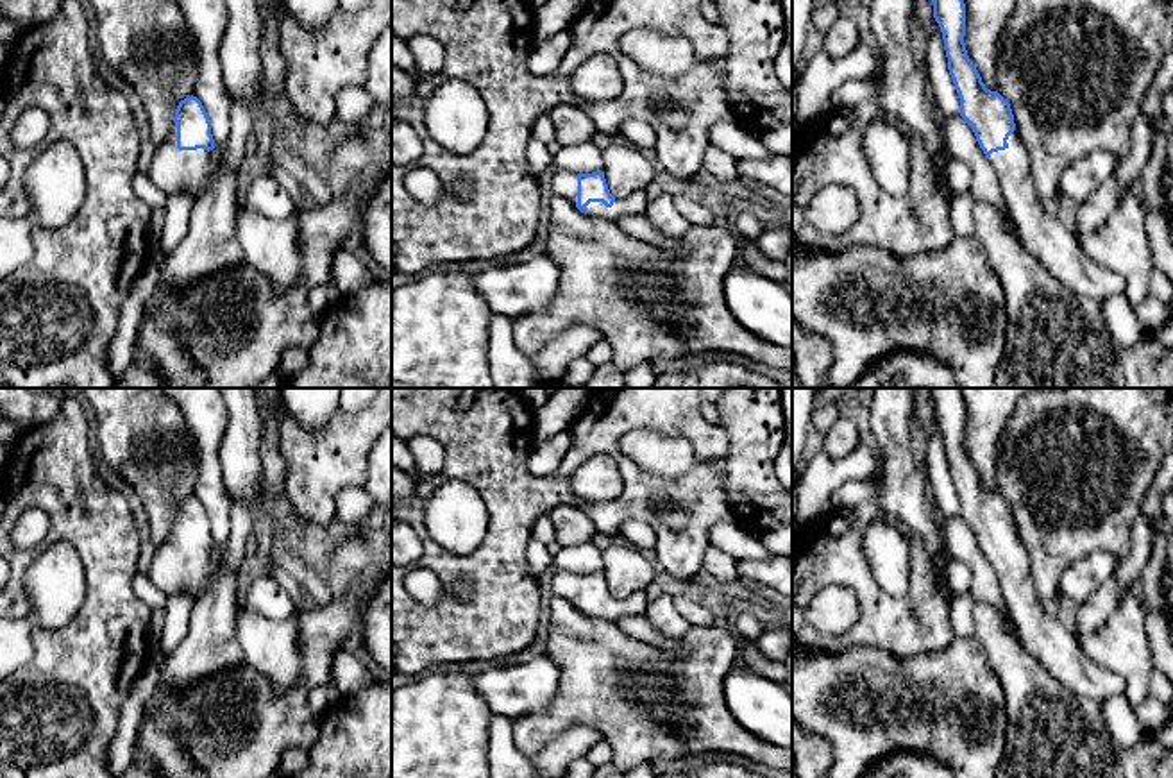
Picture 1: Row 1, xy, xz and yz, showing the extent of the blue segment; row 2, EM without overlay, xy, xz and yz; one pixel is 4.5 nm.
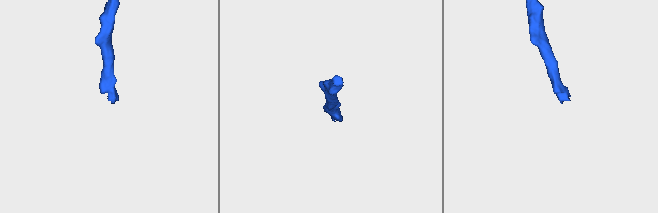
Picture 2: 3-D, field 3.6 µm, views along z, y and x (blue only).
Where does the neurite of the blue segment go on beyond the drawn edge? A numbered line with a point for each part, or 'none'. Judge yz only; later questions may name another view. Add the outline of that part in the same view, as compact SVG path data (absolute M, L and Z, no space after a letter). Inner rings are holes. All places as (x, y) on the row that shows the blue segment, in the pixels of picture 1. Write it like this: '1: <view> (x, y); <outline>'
1: yz (1059, 251); M1014 131L1005 150L992 152L989 161L1016 231L1042 266L1080 299L1101 304L1107 297L1123 293L1123 281L1109 268L1098 266L1057 218L1039 202L1034 188L1026 150Z

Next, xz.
1: xz (637, 202); M644 190L633 191L626 199L615 199L612 207L606 207L603 202L590 202L586 206L586 215L595 218L604 218L610 222L619 222L624 216L646 215L647 195Z

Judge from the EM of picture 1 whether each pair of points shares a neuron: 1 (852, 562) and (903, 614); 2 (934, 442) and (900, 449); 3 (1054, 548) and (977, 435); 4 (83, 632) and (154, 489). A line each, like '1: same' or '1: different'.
1: same
2: different
3: different
4: different

